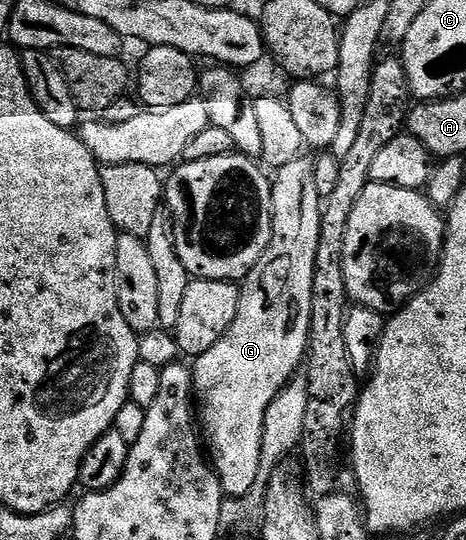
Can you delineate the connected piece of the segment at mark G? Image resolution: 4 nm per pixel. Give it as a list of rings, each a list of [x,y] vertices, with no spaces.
[[[300,157],[274,172],[271,179],[271,236],[269,237],[269,245],[265,249],[265,253],[261,253],[257,265],[253,265],[253,269],[248,273],[247,278],[242,280],[239,292],[239,308],[237,309],[237,317],[233,321],[233,325],[229,325],[229,329],[223,334],[221,341],[217,341],[217,345],[213,345],[213,349],[209,349],[205,354],[198,356],[193,363],[197,419],[201,424],[201,435],[205,440],[205,451],[209,456],[211,466],[214,467],[217,477],[221,481],[224,496],[232,499],[241,498],[242,495],[249,493],[249,489],[252,488],[257,476],[257,467],[261,460],[262,426],[265,425],[266,410],[269,405],[273,404],[273,399],[281,393],[283,387],[304,366],[307,358],[307,342],[309,341],[309,329],[311,328],[311,302],[313,301],[313,273],[315,272],[315,262],[317,261],[317,237],[321,237],[321,217],[323,216],[317,185],[313,181],[314,168],[314,162],[310,158],[307,160],[307,157]]]

